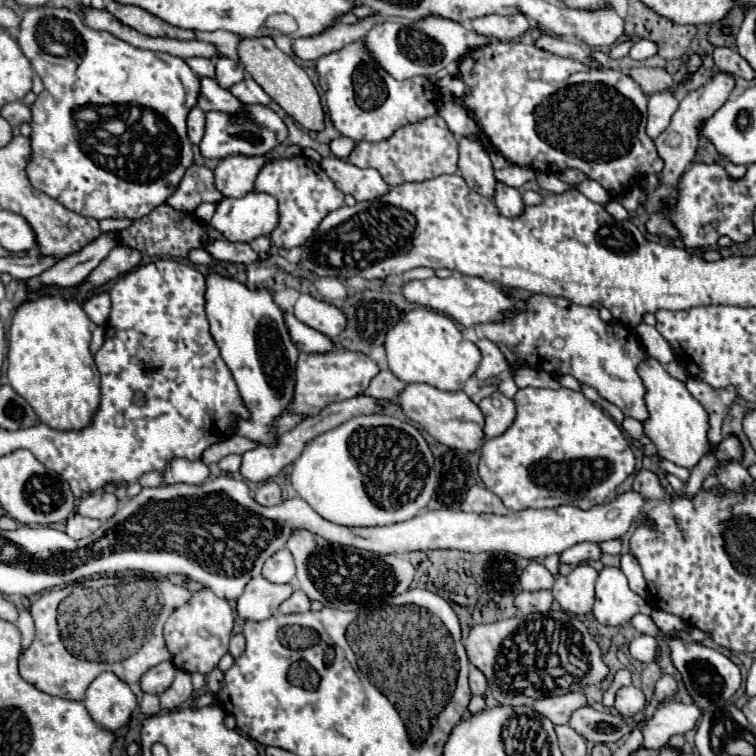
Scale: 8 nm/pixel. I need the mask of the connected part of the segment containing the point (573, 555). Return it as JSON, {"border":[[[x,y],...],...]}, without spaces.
{"border":[[[580,542],[580,544],[574,544],[572,548],[564,550],[560,554],[560,562],[562,564],[570,564],[570,566],[578,566],[586,560],[598,560],[602,556],[598,544],[594,542]]]}

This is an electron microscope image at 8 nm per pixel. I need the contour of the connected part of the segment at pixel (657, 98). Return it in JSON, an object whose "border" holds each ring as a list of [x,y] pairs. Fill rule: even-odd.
{"border":[[[676,88],[666,90],[662,94],[654,94],[648,100],[648,124],[646,124],[646,132],[652,140],[656,140],[666,126],[670,124],[672,114],[678,108],[678,98],[676,98]]]}

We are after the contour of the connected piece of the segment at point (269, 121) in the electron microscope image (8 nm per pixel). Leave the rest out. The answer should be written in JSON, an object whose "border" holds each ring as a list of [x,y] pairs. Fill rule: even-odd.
{"border":[[[254,104],[244,106],[244,112],[240,116],[232,116],[226,112],[206,112],[206,132],[200,142],[200,154],[204,158],[226,158],[234,154],[244,156],[268,156],[276,146],[280,146],[288,138],[286,124],[282,118],[268,106]]]}

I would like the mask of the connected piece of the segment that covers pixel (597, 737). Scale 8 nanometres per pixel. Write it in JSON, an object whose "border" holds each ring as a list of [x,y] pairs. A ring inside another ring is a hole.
{"border":[[[590,706],[578,708],[572,712],[568,724],[586,740],[594,744],[610,744],[620,740],[624,734],[632,732],[638,726],[638,720],[626,722],[622,716],[612,712],[598,712]]]}

